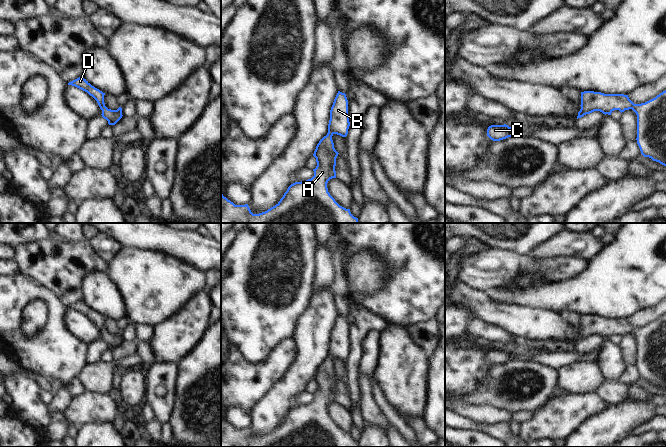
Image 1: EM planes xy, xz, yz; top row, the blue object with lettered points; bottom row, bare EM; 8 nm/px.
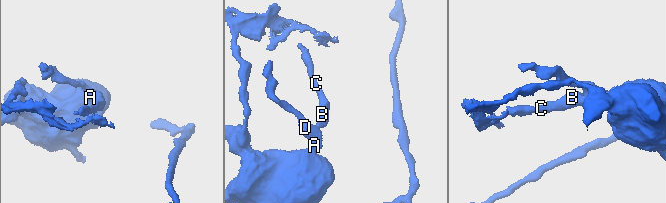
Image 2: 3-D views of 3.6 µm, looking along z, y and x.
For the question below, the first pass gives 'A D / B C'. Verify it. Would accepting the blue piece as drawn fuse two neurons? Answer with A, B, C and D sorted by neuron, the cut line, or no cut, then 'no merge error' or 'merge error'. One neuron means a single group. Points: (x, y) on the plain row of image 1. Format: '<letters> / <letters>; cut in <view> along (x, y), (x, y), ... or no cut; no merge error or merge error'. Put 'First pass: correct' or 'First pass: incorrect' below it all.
A B C D; no cut; no merge error
First pass: incorrect

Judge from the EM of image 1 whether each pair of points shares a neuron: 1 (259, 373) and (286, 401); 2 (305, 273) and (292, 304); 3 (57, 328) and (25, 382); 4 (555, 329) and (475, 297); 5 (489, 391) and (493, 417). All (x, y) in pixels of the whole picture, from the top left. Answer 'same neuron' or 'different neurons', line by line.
1: different neurons
2: same neuron
3: different neurons
4: same neuron
5: different neurons

